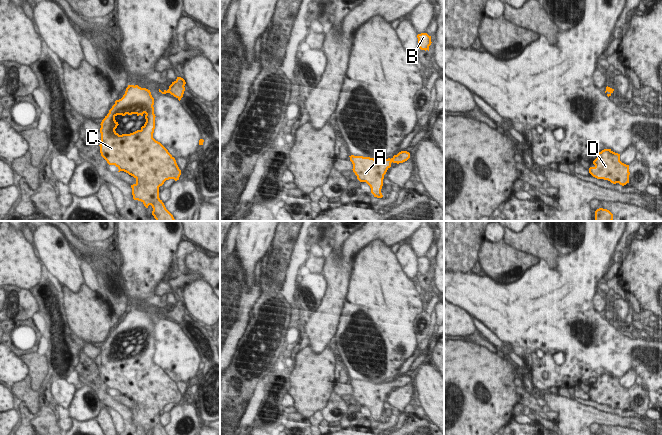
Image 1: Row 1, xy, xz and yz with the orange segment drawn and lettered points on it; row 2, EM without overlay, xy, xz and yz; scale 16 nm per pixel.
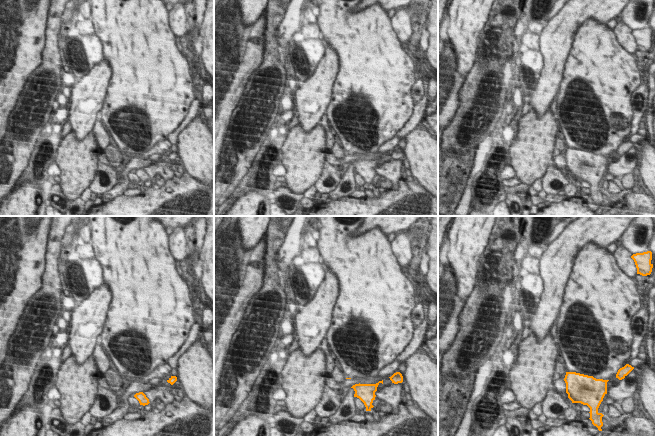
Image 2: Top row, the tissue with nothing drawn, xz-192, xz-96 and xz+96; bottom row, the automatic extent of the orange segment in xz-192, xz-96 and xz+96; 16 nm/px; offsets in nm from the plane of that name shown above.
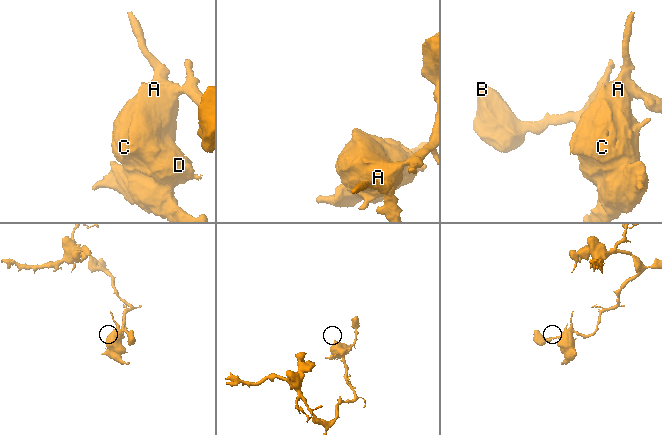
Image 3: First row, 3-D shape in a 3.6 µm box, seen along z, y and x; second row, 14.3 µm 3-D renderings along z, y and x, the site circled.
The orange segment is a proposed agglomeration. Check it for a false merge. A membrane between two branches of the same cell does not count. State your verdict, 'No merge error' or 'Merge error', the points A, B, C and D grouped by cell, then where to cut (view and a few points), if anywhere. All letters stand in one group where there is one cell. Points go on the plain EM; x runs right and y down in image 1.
No merge error. Groups: A B C D. No split.

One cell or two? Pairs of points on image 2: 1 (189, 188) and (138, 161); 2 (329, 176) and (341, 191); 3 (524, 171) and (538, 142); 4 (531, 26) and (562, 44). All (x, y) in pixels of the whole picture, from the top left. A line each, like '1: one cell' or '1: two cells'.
1: two cells
2: two cells
3: one cell
4: two cells

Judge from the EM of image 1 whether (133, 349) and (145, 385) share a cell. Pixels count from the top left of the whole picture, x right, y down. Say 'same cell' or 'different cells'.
same cell

